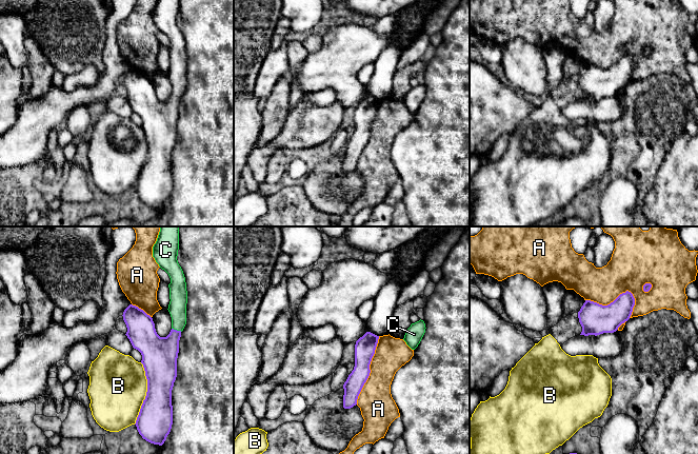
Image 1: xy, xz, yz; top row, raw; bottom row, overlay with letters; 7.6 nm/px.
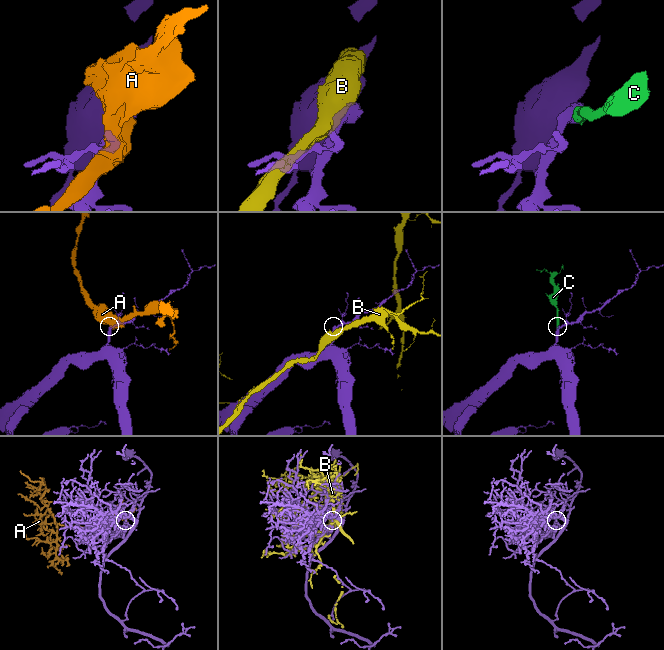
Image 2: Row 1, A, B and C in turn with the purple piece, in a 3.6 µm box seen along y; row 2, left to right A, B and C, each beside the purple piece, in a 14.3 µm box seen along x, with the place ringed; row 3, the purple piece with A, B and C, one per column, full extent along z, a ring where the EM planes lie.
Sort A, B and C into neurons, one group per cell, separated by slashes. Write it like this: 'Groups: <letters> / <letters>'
Groups: A / B / C

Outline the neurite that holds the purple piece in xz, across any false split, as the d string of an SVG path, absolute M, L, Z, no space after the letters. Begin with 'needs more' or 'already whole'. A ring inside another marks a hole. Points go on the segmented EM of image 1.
already whole; M366 332L355 344L355 367L343 384L343 408L351 409L357 404L358 396L366 382L370 364L375 354L379 336Z

